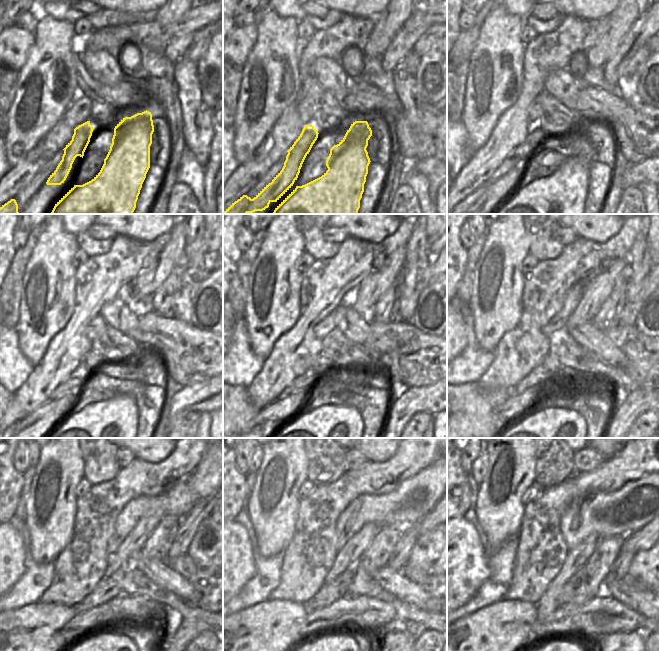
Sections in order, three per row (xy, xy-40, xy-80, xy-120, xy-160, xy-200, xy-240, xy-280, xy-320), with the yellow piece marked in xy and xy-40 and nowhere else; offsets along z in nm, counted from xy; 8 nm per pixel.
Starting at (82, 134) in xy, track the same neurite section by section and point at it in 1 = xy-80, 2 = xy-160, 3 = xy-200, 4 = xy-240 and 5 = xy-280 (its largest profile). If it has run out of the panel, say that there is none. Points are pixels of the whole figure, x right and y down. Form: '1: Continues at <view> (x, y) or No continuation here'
1: Continues at xy-80 (495, 193)
2: Continues at xy-160 (335, 417)
3: Continues at xy-200 (554, 417)
4: Continues at xy-240 (101, 641)
5: Continues at xy-280 (327, 641)

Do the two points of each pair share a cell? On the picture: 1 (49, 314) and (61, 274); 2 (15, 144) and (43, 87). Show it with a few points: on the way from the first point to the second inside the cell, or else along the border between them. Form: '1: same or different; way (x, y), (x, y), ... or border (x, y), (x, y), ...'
1: same; way (49, 304), (49, 286), (51, 284)
2: same; way (25, 130), (30, 116), (40, 101)

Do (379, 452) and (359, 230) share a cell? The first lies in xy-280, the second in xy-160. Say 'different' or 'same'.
same

